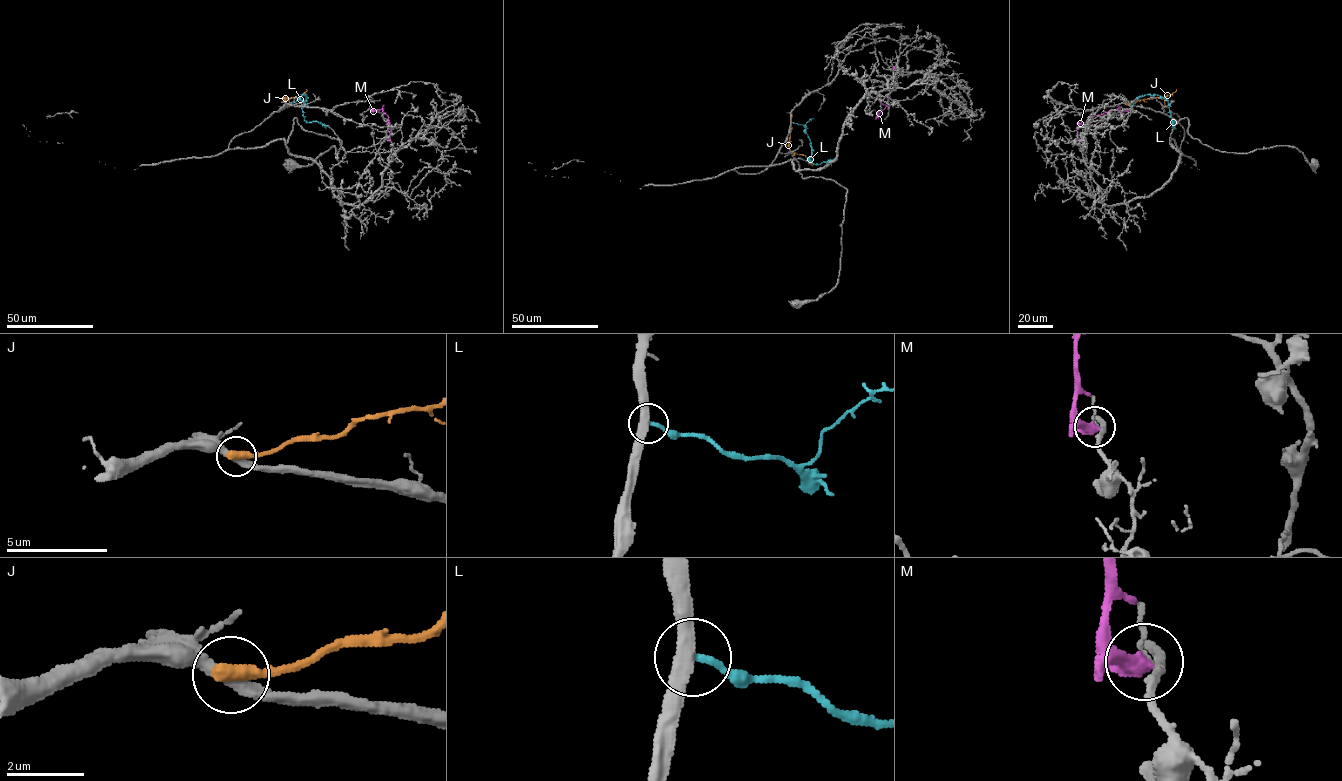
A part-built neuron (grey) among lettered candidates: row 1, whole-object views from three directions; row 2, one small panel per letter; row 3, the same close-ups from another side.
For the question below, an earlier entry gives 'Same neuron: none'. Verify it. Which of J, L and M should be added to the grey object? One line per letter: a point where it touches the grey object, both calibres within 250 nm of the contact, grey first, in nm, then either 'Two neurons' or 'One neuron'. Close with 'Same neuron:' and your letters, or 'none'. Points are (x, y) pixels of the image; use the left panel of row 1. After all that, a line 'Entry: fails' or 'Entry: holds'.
J: Touches grey at (286, 104). Thickness 380 nm (grey) against 440 nm. Two neurons
L: Touches grey at (286, 105). Thickness 360 nm (grey) against 170 nm. Two neurons
M: Touches grey at (388, 140). Thickness 160 nm (grey) against 480 nm. Two neurons
Same neuron: none
Entry: holds

